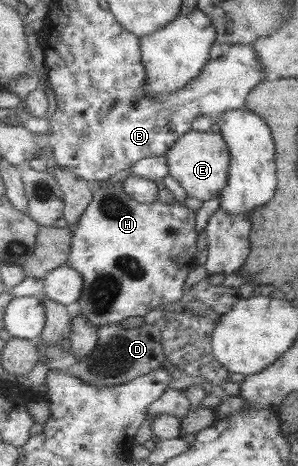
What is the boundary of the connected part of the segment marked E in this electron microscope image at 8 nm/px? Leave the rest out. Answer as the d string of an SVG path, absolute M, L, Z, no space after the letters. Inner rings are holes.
M191 130L175 142L167 151L166 156L170 175L181 184L189 197L200 201L221 197L223 190L228 185L231 162L230 147L221 132Z

